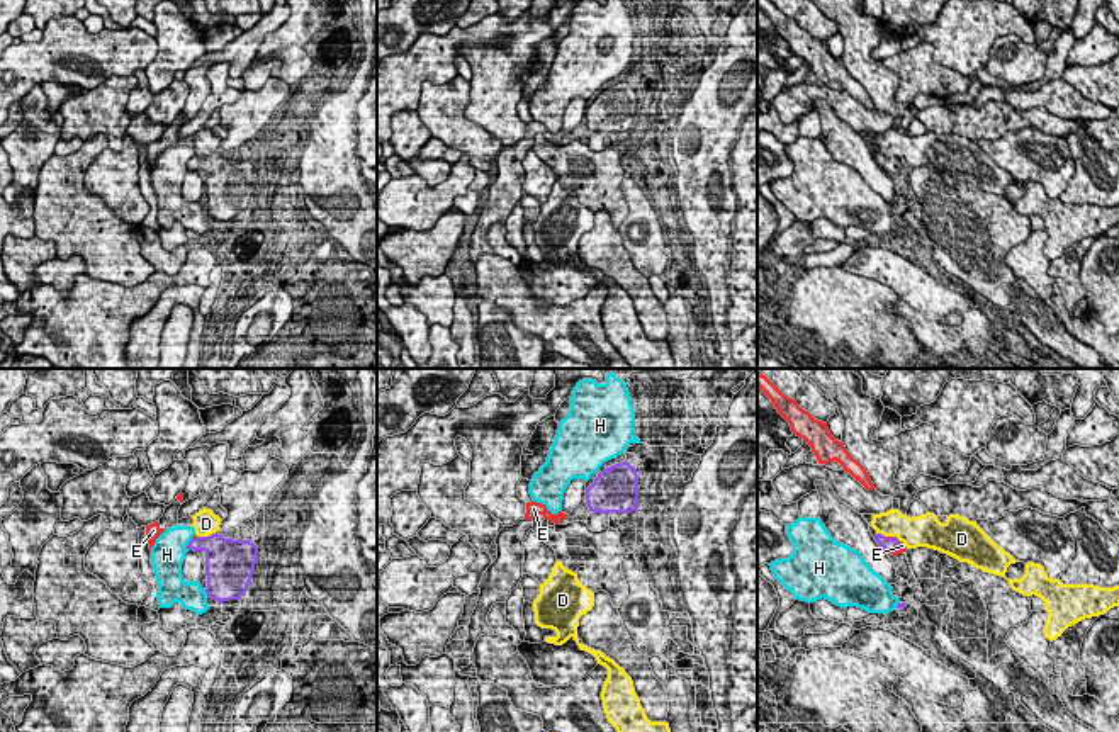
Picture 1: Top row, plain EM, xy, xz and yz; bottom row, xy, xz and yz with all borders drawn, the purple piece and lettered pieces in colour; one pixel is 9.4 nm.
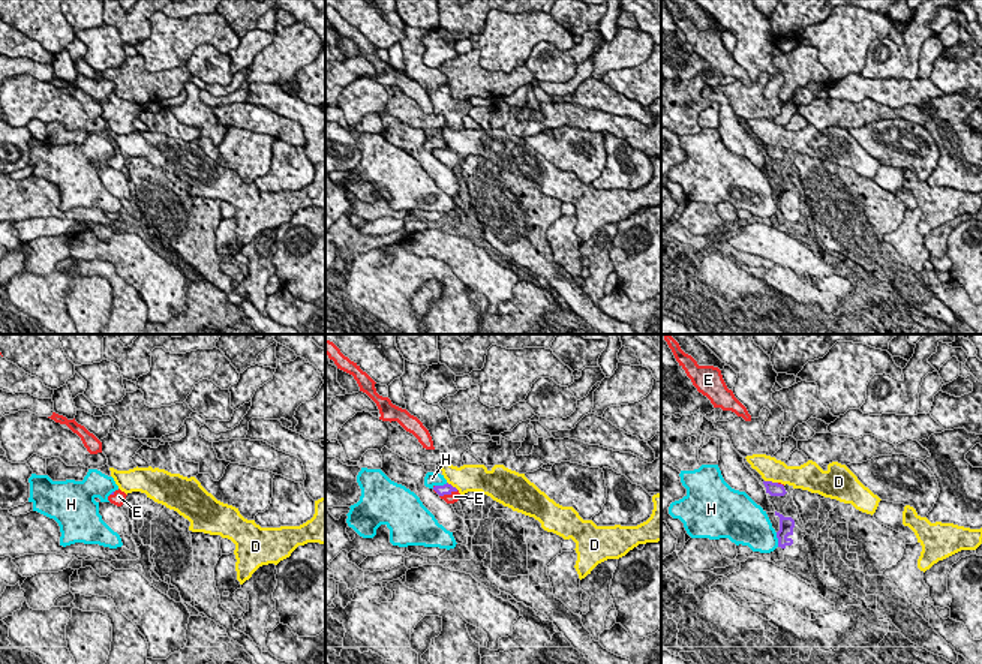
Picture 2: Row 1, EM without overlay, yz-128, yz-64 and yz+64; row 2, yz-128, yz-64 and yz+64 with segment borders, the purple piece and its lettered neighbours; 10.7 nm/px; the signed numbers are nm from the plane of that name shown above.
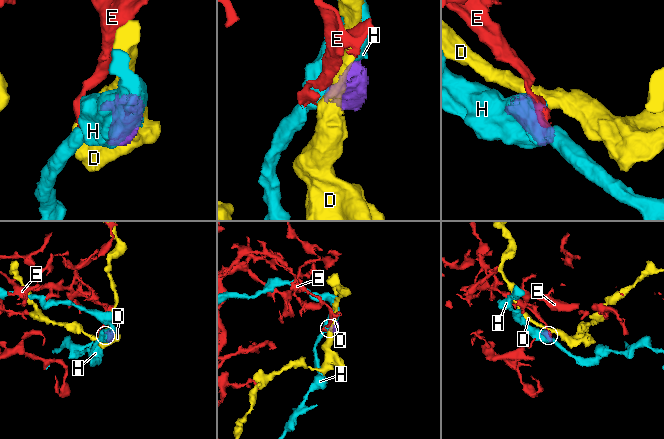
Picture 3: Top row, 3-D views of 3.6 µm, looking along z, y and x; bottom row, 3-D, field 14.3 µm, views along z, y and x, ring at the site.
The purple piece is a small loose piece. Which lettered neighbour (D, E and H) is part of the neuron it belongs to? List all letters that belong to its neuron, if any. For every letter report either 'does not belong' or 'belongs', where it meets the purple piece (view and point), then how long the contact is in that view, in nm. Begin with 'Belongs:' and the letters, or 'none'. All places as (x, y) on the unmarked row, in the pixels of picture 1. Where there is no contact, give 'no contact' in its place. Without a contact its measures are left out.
Belongs: E
D: does not belong | xy (206, 157) | 200 nm
E: belongs | yz (897, 168) | 150 nm
H: does not belong | xy (189, 162) | 110 nm

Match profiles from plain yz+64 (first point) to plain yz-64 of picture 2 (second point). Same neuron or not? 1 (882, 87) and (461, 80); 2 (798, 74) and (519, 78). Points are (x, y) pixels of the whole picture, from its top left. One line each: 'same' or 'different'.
1: different
2: same

